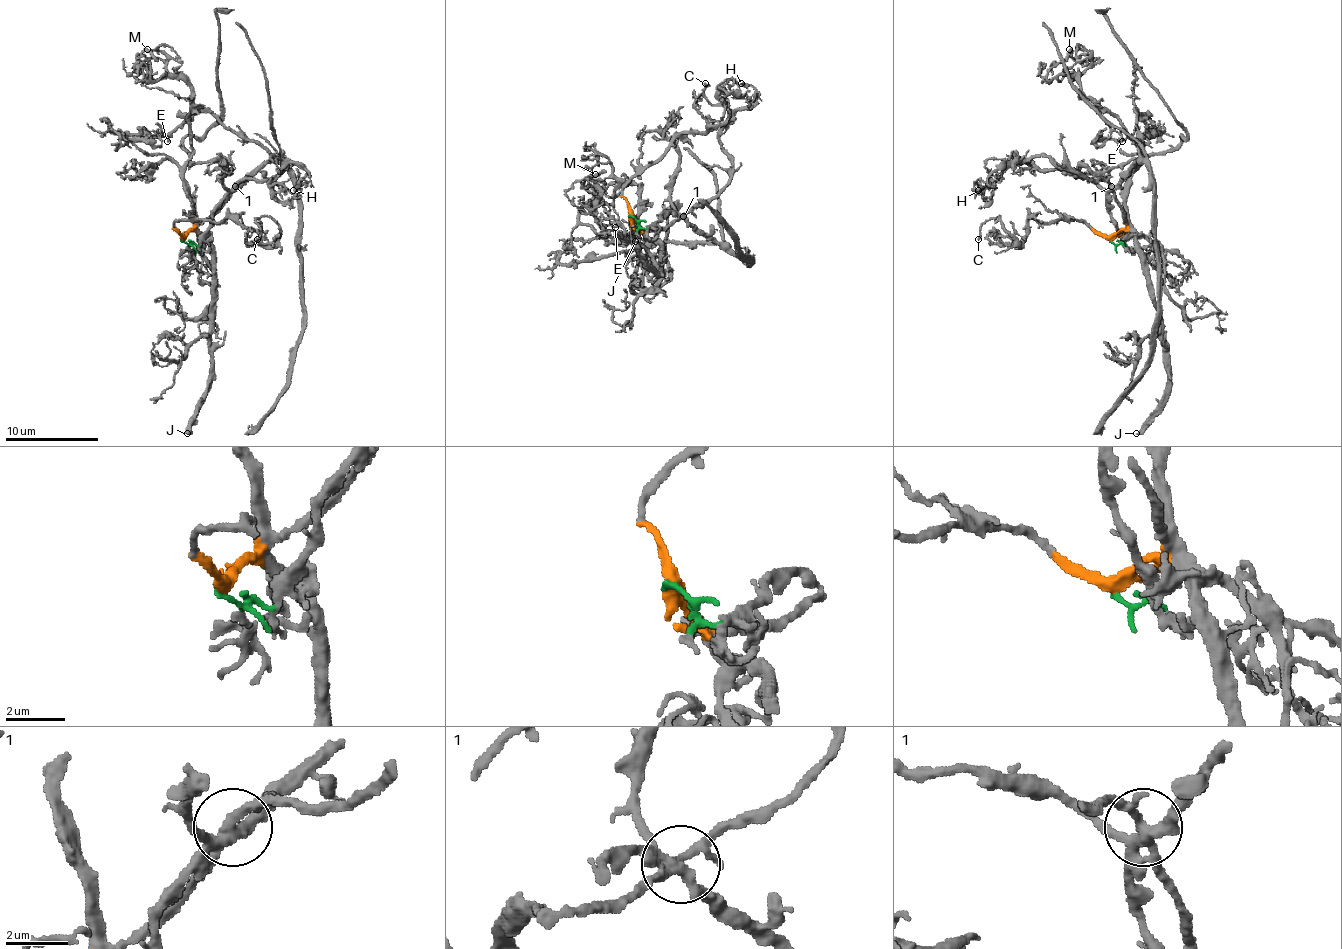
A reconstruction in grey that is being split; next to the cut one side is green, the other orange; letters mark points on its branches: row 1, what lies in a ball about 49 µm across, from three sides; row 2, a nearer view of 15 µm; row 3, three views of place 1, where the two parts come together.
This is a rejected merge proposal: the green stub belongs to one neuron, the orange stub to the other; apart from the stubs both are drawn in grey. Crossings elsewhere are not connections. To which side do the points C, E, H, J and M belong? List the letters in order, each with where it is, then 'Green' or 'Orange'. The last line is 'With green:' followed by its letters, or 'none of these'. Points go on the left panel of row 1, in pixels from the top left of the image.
C: Place: (257, 239). Orange
E: Place: (167, 141). Orange
H: Place: (293, 190). Orange
J: Place: (187, 433). Orange
M: Place: (147, 49). Orange
With green: none of these

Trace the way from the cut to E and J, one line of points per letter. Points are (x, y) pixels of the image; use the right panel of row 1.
E: (1111, 238), (1125, 226), (1139, 165), (1115, 142), (1094, 142), (1115, 130), (1122, 142)
J: (1111, 238), (1127, 231), (1141, 252), (1167, 357), (1167, 394), (1136, 434)

